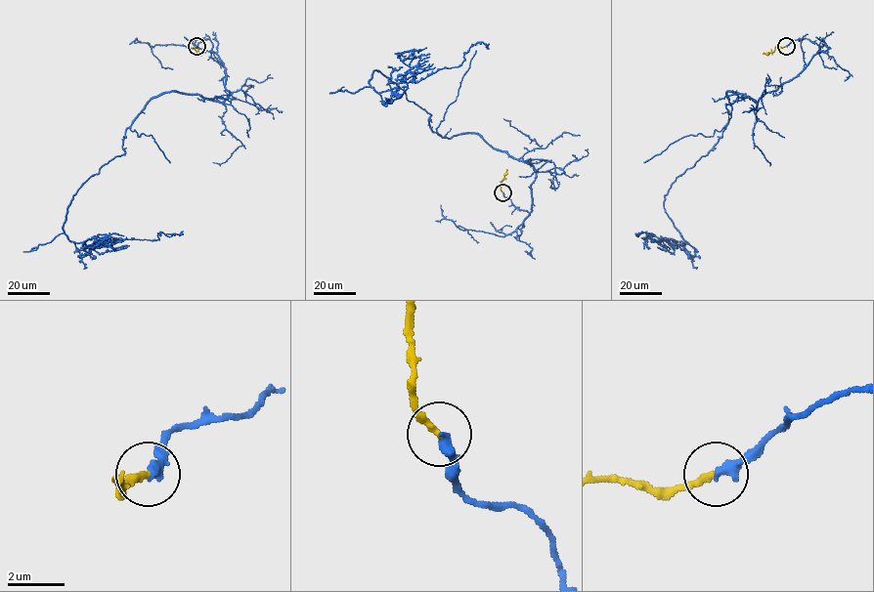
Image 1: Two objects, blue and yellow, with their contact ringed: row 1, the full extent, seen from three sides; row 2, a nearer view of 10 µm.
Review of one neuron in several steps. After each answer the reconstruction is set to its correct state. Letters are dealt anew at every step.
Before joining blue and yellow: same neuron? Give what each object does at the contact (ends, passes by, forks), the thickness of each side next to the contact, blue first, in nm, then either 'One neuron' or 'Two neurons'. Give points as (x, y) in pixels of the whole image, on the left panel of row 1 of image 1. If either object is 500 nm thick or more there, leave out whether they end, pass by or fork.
At the ring blue ends. At the ring yellow ends. Thickness 400 nm (blue) against 240 nm. Two neurons

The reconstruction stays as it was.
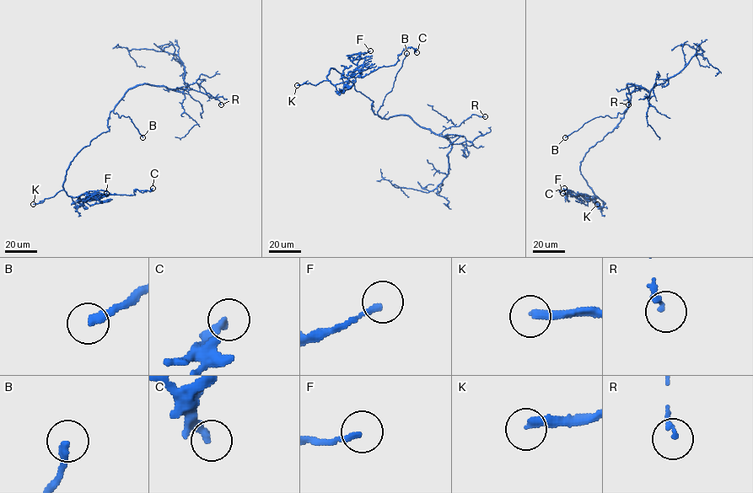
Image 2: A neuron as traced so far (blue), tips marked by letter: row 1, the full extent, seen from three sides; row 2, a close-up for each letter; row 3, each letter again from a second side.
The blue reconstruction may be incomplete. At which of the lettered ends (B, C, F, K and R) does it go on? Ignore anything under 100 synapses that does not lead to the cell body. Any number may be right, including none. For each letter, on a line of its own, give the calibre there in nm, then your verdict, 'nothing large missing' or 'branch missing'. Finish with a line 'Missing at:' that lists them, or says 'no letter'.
B: 280 nm | branch missing
C: 200 nm | nothing large missing
F: 200 nm | nothing large missing
K: 320 nm | branch missing
R: 170 nm | nothing large missing
Missing at: B, K

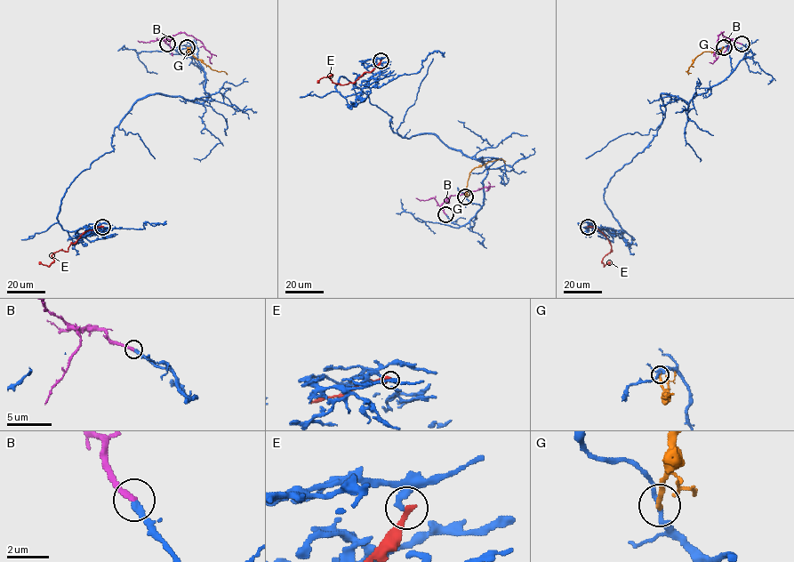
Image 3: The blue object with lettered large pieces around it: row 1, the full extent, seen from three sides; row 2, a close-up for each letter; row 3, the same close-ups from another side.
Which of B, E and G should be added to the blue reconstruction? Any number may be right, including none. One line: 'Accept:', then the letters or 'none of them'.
Accept: B

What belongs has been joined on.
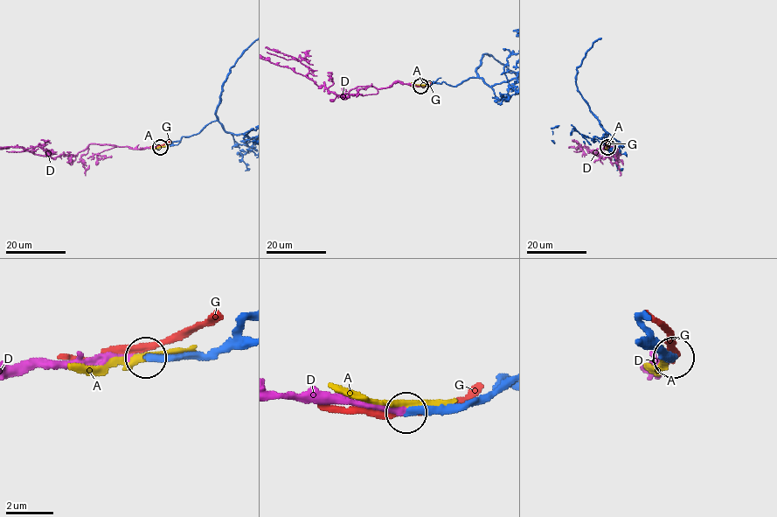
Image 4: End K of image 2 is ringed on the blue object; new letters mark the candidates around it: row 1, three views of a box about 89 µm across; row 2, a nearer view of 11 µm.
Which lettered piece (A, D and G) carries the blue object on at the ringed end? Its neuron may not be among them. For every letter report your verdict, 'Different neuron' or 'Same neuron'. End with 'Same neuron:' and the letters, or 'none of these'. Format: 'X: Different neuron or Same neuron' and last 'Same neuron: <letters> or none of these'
A: Different neuron
D: Same neuron
G: Different neuron
Same neuron: D

